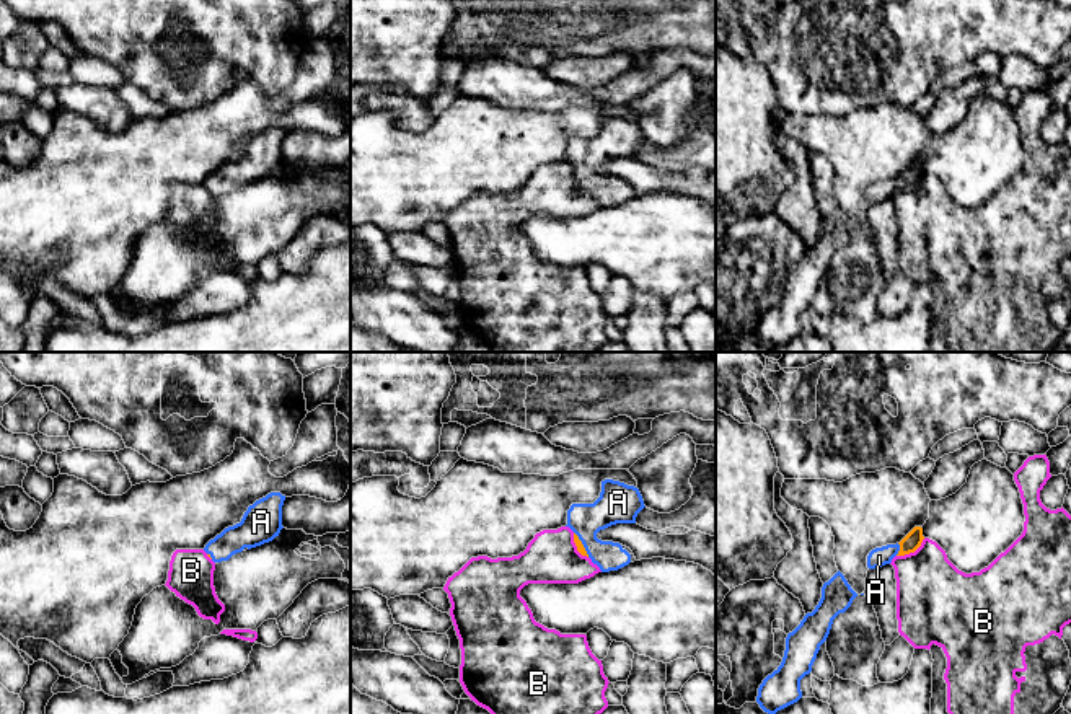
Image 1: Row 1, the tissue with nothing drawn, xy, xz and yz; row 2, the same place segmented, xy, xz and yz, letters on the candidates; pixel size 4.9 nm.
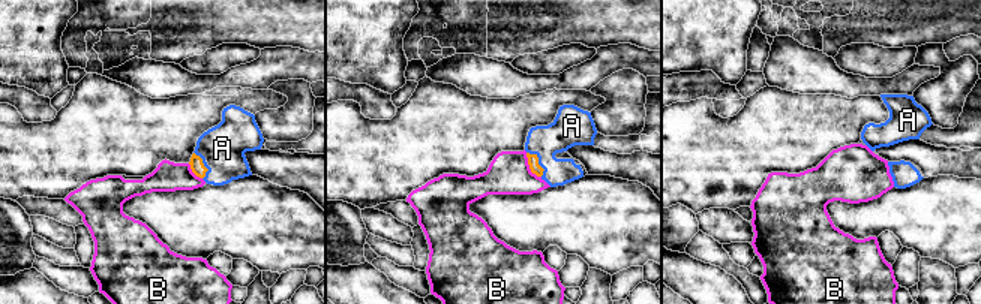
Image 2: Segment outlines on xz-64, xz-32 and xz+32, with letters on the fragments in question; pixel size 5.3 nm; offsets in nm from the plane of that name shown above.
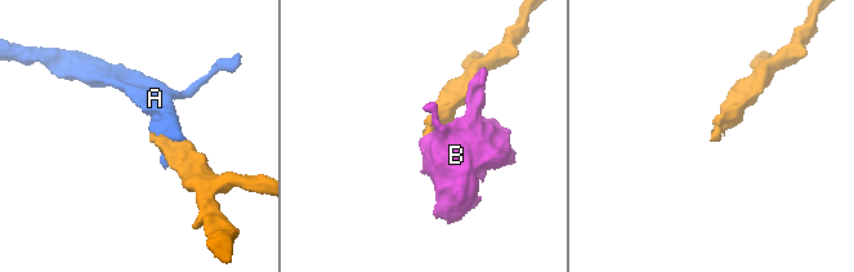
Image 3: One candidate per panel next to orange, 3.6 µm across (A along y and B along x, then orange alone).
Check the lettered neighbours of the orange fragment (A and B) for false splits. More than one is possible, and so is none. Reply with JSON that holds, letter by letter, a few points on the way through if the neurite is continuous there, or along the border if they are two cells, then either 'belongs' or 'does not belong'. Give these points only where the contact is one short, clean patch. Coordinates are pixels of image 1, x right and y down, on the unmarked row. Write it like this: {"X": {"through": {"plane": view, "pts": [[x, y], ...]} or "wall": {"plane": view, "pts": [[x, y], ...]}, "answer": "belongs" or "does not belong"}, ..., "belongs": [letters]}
{"A": {"answer": "belongs"}, "B": {"wall": {"plane": "yz", "pts": [[925, 173], [913, 186], [897, 191]]}, "answer": "does not belong"}, "belongs": ["A"]}

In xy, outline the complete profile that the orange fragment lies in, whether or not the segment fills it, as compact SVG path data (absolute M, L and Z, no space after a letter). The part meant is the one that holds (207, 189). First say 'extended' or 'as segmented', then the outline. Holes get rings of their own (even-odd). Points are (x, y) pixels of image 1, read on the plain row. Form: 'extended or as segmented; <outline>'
extended; M271 127L248 142L240 158L225 163L204 186L214 197L228 196L245 183L251 184L279 171L285 130Z

